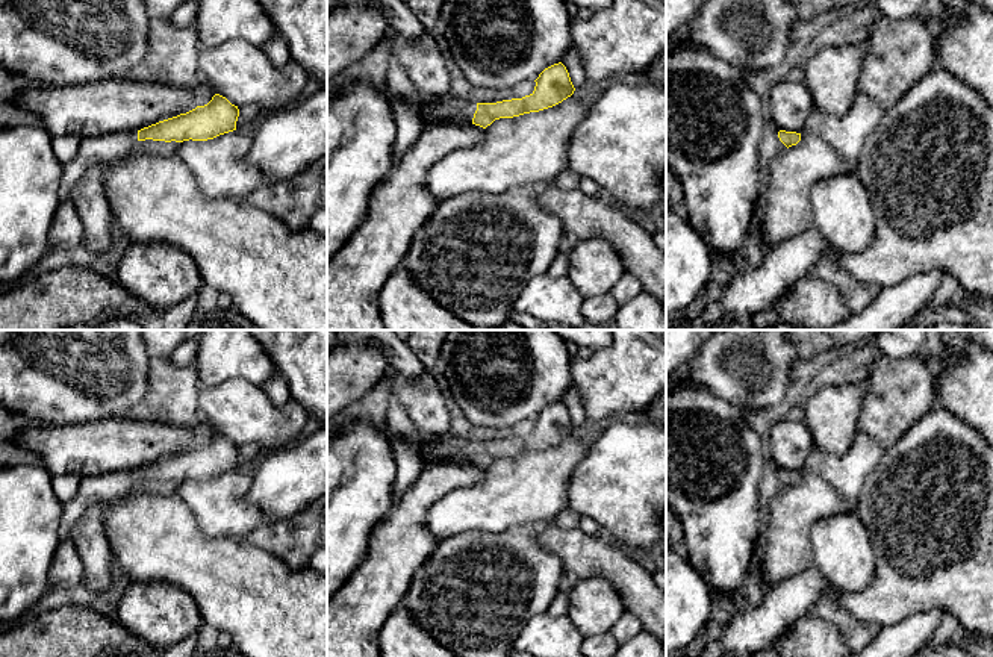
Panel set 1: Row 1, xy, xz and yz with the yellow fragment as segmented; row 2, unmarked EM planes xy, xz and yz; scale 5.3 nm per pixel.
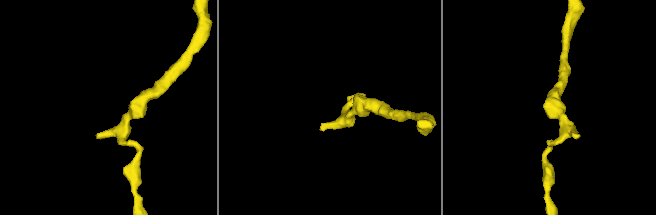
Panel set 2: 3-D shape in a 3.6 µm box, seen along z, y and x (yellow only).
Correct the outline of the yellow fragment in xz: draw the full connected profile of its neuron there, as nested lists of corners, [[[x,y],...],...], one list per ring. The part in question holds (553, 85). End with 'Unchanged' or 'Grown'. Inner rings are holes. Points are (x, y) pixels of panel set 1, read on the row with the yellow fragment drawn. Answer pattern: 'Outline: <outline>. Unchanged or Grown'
Outline: [[[562,62],[545,68],[534,82],[536,86],[530,95],[496,103],[472,103],[447,94],[434,98],[431,107],[421,109],[421,118],[427,126],[447,123],[450,118],[468,118],[472,124],[486,129],[500,118],[513,118],[553,107],[575,91]]]. Grown

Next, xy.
Outline: [[[215,94],[204,106],[159,121],[135,132],[104,133],[80,139],[77,154],[64,167],[59,200],[71,198],[79,179],[92,163],[107,165],[129,156],[138,141],[153,139],[165,142],[207,141],[236,130],[238,106]]]. Grown

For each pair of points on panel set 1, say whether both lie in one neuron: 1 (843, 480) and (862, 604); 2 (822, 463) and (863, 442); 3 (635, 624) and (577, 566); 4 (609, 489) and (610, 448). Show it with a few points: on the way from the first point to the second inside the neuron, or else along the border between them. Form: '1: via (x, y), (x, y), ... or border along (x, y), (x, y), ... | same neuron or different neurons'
1: border along (872, 471), (856, 503) | different neurons
2: via (833, 463), (843, 463), (854, 453) | same neuron
3: border along (627, 610), (641, 621), (645, 630) | different neurons
4: via (610, 479), (610, 459) | same neuron

